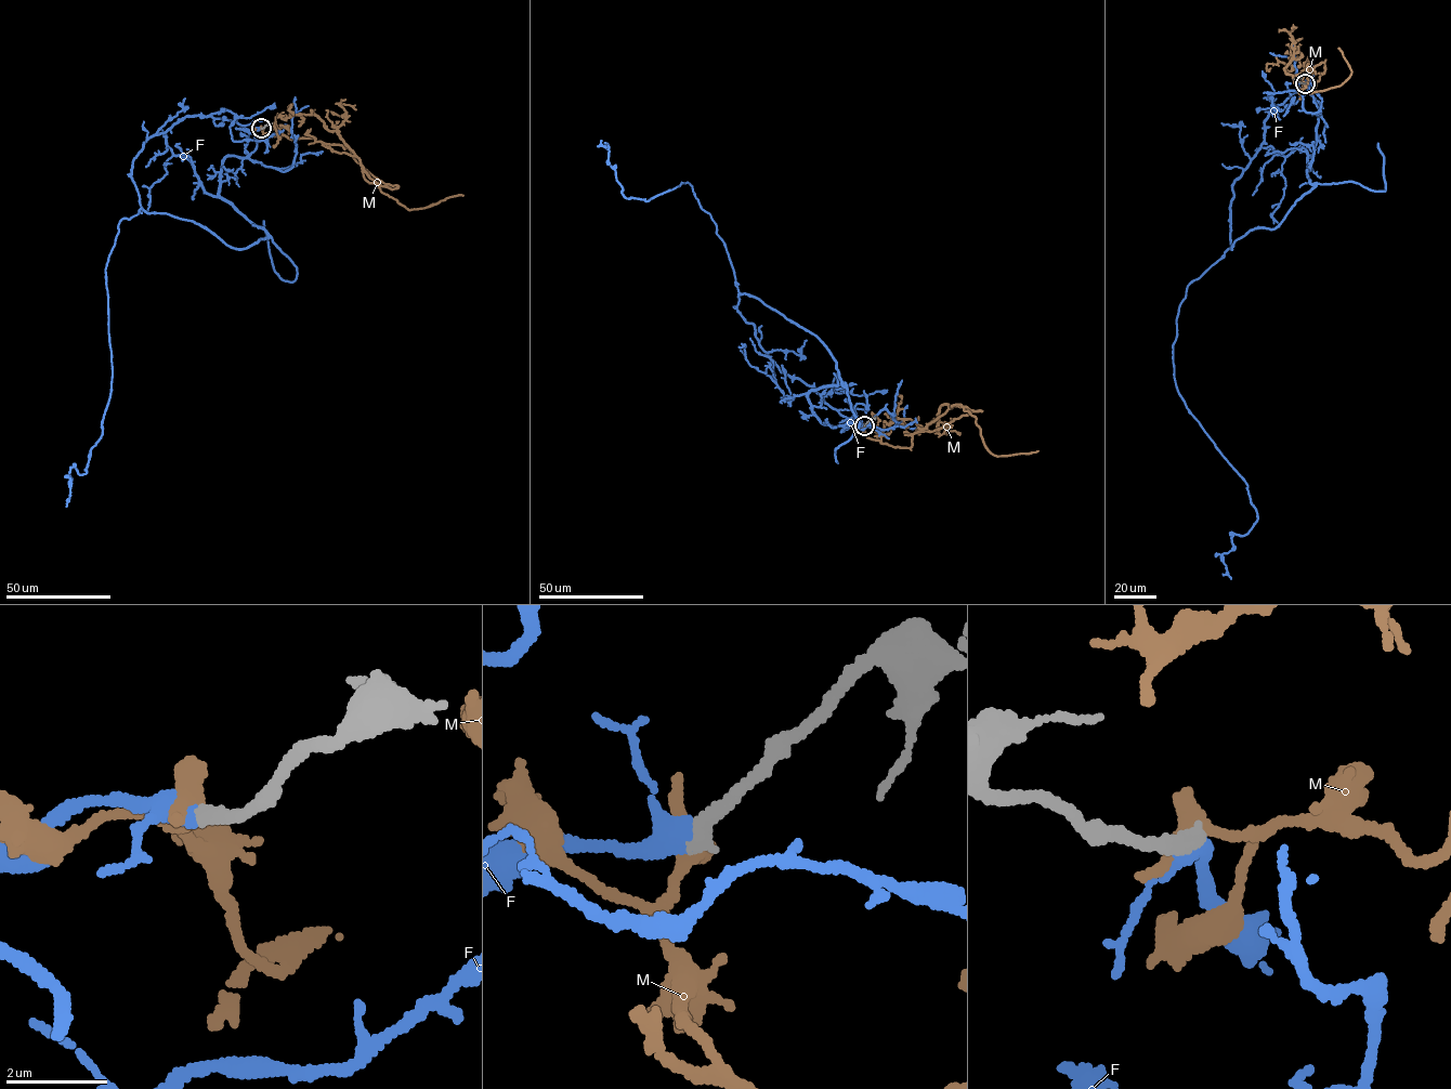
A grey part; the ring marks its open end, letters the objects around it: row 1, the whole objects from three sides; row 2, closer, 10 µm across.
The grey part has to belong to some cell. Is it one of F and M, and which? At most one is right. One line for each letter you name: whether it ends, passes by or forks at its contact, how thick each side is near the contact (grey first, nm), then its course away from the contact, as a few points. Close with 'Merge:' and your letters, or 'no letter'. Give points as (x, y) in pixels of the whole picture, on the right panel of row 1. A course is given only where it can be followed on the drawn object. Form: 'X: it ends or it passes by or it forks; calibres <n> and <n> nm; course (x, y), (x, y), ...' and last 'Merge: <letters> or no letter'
F: it passes by; calibres 320 and 380 nm; course (1305, 83), (1320, 104), (1316, 185), (1191, 281), (1176, 322), (1177, 391), (1257, 512), (1221, 555), (1231, 578)
Merge: F

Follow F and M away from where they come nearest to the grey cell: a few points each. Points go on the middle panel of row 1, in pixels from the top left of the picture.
F: (864, 425), (812, 411), (810, 391), (845, 386), (835, 361), (739, 292), (691, 185), (627, 198), (597, 146)
M: (864, 425), (870, 438), (910, 447), (914, 433), (980, 410), (942, 405), (926, 430), (896, 418), (901, 398)

